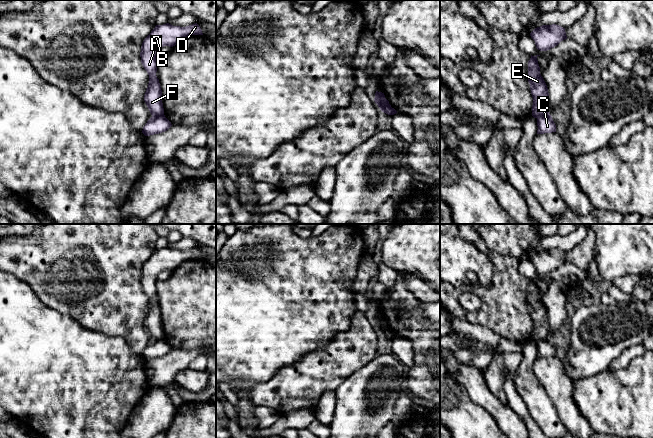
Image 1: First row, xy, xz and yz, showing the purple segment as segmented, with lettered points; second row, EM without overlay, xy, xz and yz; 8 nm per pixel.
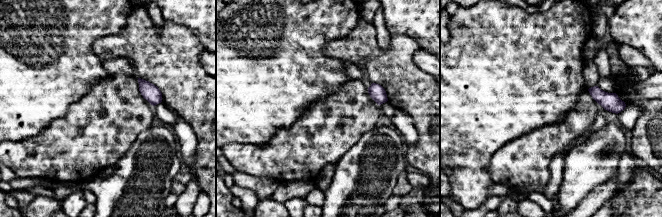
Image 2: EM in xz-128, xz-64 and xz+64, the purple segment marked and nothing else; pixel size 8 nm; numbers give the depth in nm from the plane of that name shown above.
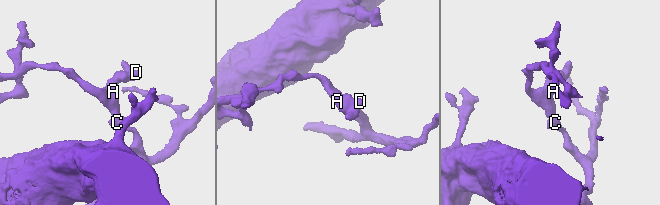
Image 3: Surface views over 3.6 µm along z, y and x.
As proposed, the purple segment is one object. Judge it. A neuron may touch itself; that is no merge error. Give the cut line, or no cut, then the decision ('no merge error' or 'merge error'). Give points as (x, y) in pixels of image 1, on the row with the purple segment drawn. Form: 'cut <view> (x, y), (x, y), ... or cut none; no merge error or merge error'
cut xy (163, 113), (152, 116); merge error

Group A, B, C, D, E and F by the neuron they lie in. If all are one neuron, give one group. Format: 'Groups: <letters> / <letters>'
Groups: A B D E F / C

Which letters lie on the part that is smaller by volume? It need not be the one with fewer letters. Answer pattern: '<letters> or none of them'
C

